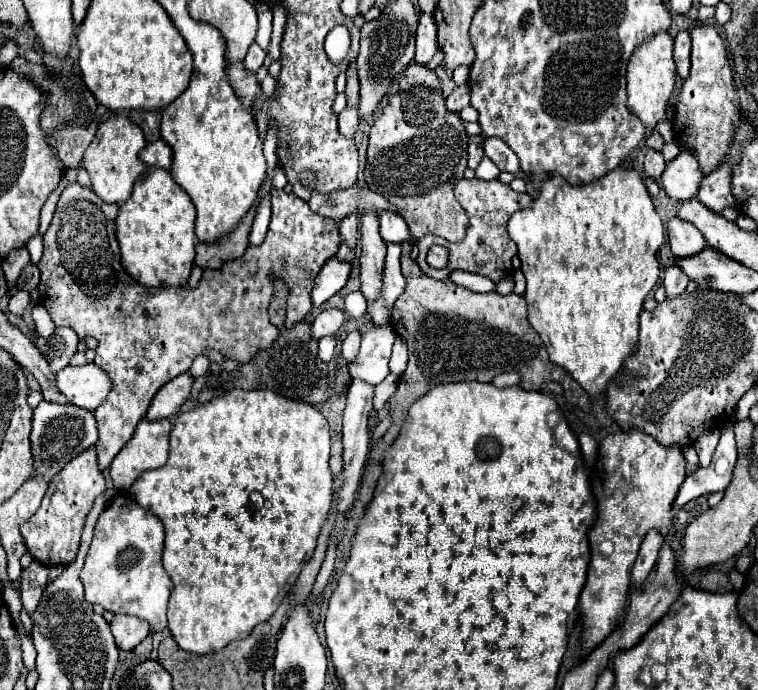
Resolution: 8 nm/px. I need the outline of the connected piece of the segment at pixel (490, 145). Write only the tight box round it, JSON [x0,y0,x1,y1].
[484,137,520,173]

